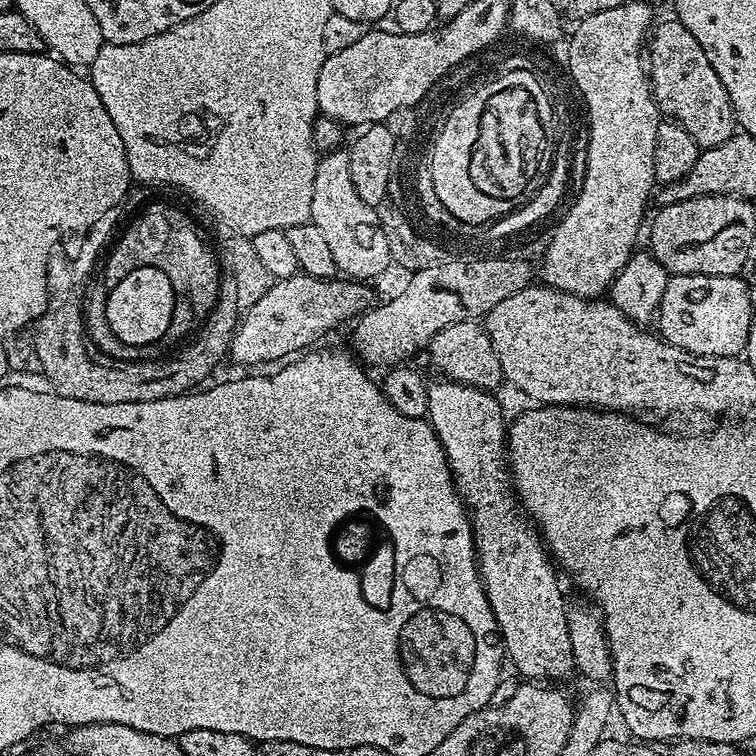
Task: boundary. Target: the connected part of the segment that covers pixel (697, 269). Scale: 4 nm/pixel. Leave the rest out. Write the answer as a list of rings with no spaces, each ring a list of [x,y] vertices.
[[[695,196],[683,204],[666,204],[652,220],[651,255],[678,276],[734,276],[747,258],[748,219],[753,205],[739,196]]]

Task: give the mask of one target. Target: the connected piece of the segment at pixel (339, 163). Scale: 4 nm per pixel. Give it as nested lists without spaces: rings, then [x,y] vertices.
[[[328,150],[317,159],[310,210],[311,227],[320,231],[328,247],[328,256],[340,271],[337,273],[353,280],[372,282],[375,276],[382,275],[390,268],[392,255],[382,230],[382,222],[375,207],[362,202],[362,198],[358,198],[358,190],[354,190],[354,182],[350,182],[350,158],[347,151]]]

